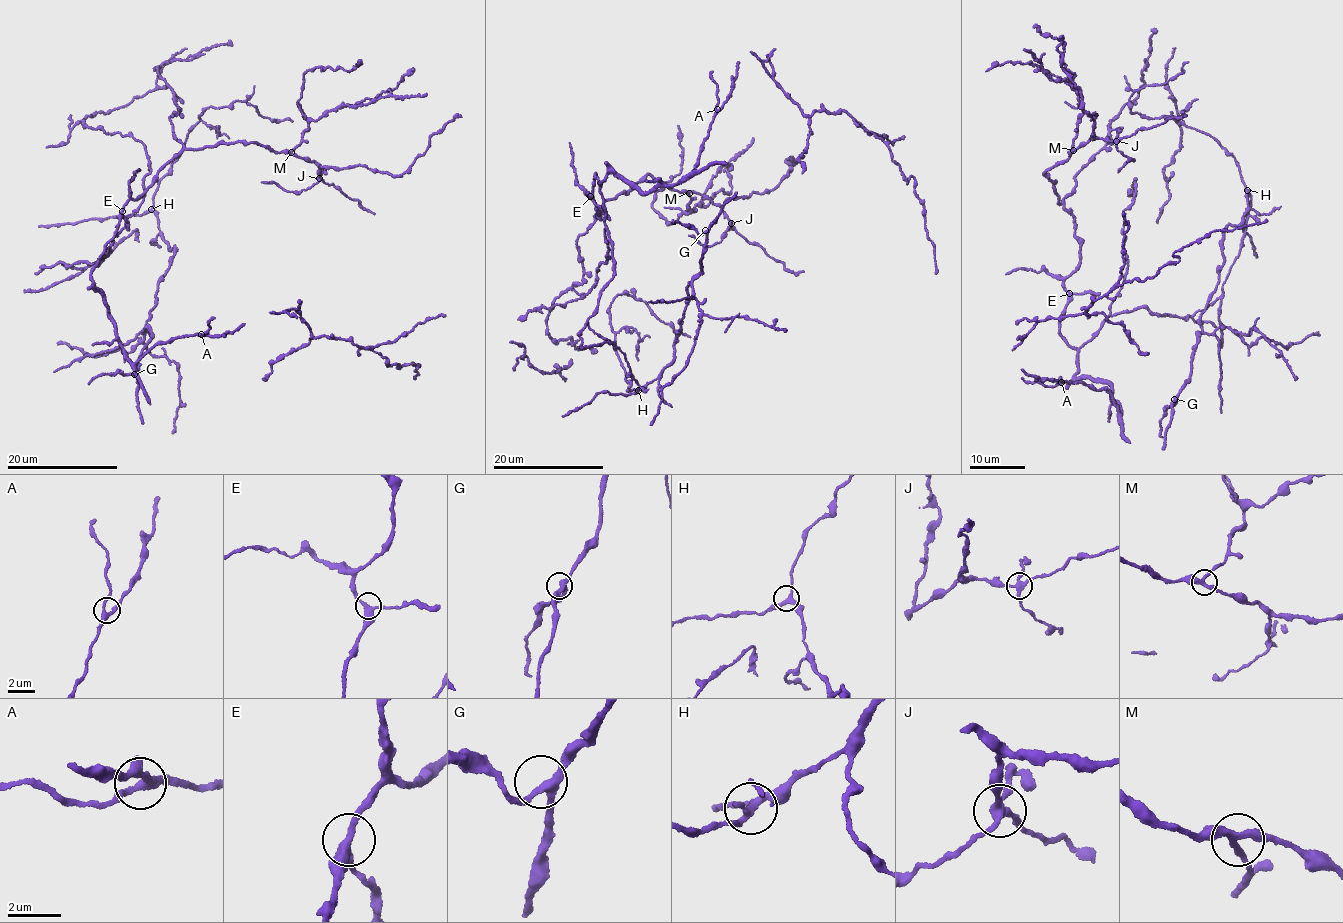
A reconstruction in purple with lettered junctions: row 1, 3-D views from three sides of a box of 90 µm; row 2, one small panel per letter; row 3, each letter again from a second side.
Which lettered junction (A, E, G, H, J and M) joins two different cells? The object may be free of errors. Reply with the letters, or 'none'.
J

